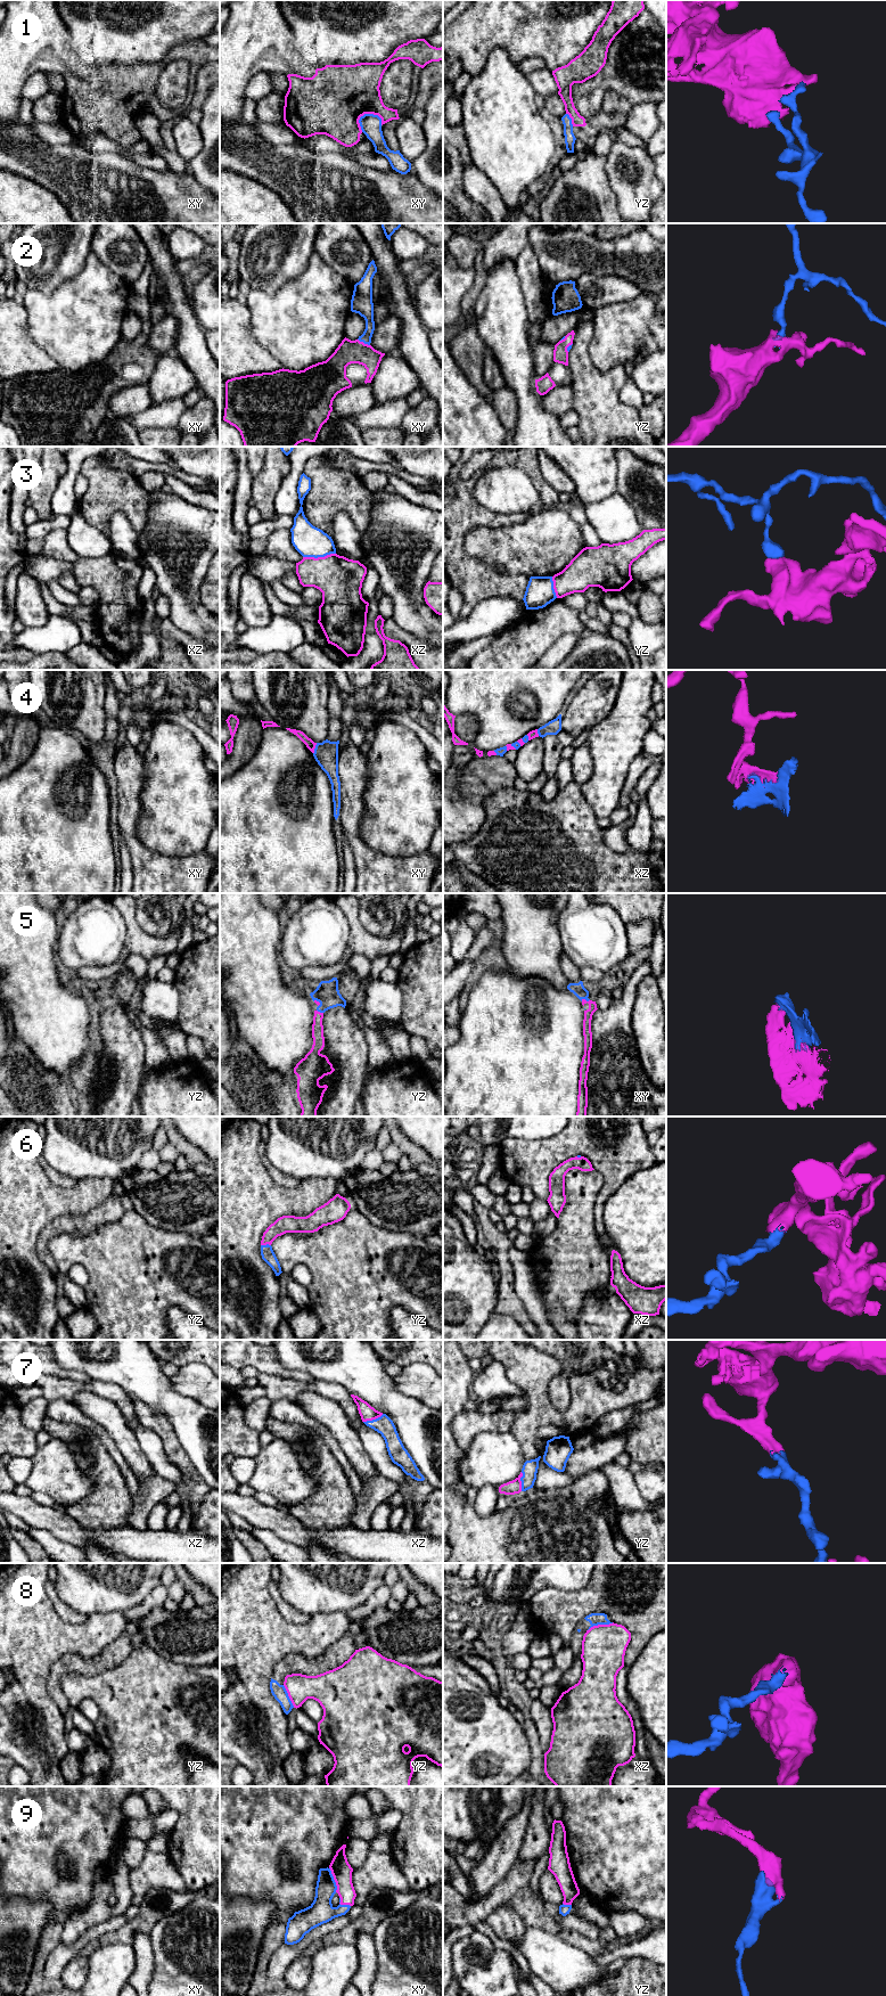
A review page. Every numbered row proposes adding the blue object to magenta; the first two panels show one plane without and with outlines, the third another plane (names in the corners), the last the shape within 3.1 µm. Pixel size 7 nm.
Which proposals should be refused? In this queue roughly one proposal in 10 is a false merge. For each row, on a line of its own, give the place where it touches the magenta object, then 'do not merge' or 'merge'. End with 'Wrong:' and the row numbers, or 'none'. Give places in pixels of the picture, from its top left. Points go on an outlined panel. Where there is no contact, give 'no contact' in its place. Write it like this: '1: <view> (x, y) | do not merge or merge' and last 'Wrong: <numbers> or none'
1: xy (372, 113) | do not merge
2: xy (362, 342) | merge
3: xz (319, 557) | do not merge
4: xy (314, 747) | merge
5: xy (584, 999) | merge
6: yz (265, 1244) | merge
7: xz (372, 1418) | merge
8: xz (600, 1625) | do not merge
9: xy (334, 1879) | merge
Wrong: 1, 3, 8

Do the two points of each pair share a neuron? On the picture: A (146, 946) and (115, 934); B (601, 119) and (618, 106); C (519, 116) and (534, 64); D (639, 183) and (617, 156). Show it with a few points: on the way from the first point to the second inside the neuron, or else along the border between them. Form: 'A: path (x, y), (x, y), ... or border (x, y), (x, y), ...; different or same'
A: border (120, 911), (125, 940), (114, 963); different
B: path (606, 115), (614, 109); same
C: border (516, 64), (526, 75); different
D: path (632, 177), (630, 169), (624, 163); same

